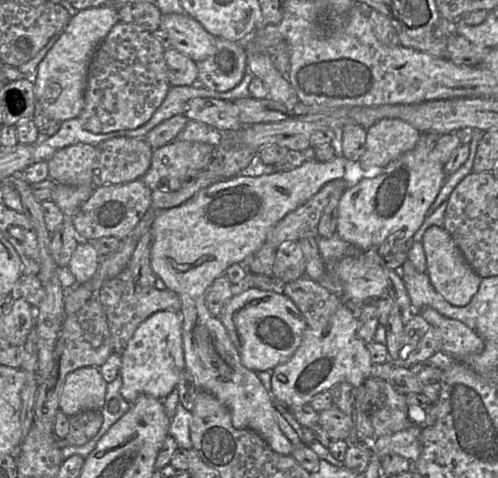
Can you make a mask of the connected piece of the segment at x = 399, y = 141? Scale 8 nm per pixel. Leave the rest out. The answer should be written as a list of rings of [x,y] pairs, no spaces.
[[[380,120],[366,130],[365,152],[357,171],[364,177],[376,176],[390,162],[412,150],[419,137],[420,132],[403,120]]]

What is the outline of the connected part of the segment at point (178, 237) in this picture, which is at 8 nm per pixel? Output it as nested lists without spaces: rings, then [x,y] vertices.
[[[337,155],[328,162],[308,160],[289,171],[258,176],[237,175],[200,189],[179,206],[159,210],[150,228],[152,234],[151,267],[166,287],[176,292],[181,298],[185,369],[193,376],[201,391],[210,392],[229,409],[232,424],[236,429],[256,431],[272,450],[283,455],[291,455],[294,445],[280,429],[275,419],[272,396],[265,389],[257,374],[243,366],[226,328],[221,320],[208,310],[205,297],[213,281],[226,273],[229,266],[234,263],[244,265],[244,261],[261,248],[273,226],[288,213],[303,205],[326,183],[343,179],[349,170],[350,164],[346,159]]]

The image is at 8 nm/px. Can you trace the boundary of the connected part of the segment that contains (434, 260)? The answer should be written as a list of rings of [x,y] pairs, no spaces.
[[[431,226],[421,243],[426,256],[426,274],[435,290],[452,305],[467,305],[477,293],[482,278],[467,263],[450,234],[443,227]]]

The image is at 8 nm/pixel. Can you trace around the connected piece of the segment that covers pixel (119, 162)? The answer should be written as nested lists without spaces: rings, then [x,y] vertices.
[[[114,137],[95,147],[94,187],[141,179],[151,165],[154,151],[144,137]]]

